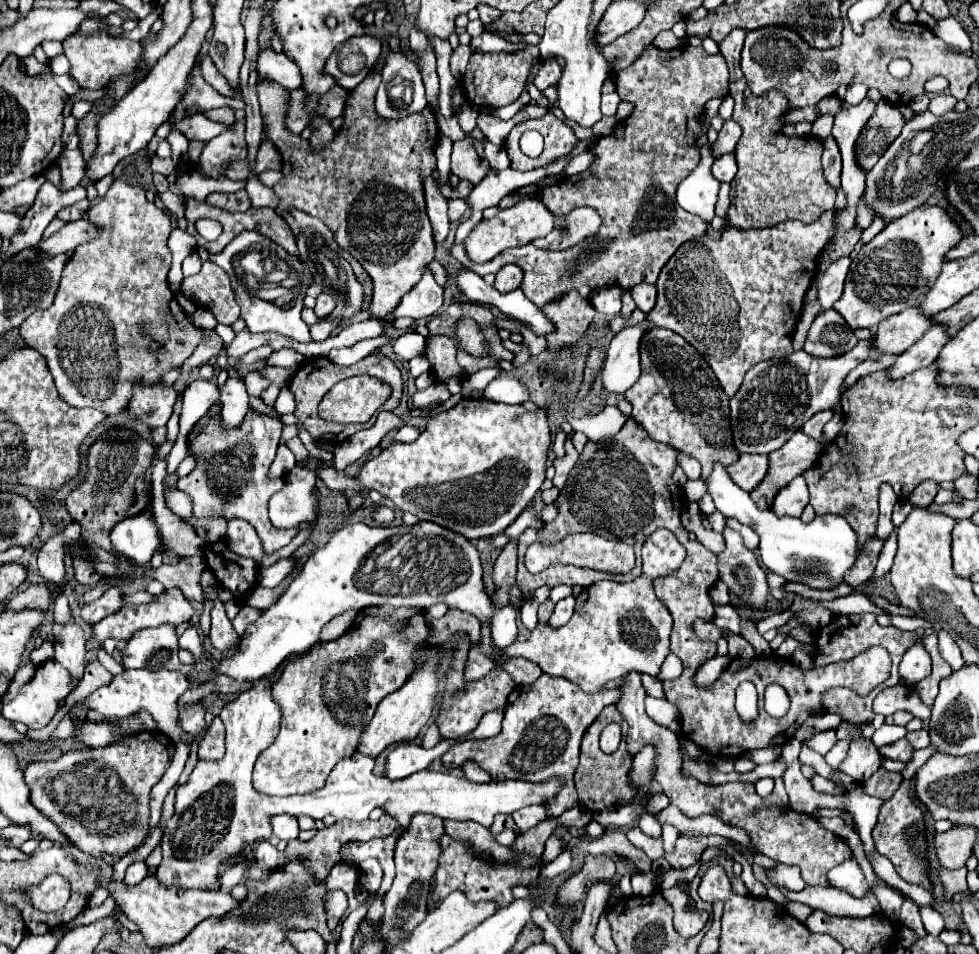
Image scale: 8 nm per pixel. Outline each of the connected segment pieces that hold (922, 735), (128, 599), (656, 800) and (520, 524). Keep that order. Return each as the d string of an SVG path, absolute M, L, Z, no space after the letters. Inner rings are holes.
M916 730L916 732L908 732L906 734L906 740L912 744L914 750L918 748L926 748L930 744L930 736L928 736L928 730Z
M139 591L135 594L126 594L123 598L123 605L131 604L145 604L154 600L156 596L149 594L147 591Z
M652 792L648 798L650 798L650 800L648 800L648 806L646 806L648 814L660 812L660 810L664 810L664 808L669 805L669 799L666 798L662 792Z
M526 508L516 520L514 520L514 524L504 532L508 538L518 538L528 526L534 526L534 528L540 528L542 526L542 520L538 518L538 514L536 514L536 510L532 510L532 508Z

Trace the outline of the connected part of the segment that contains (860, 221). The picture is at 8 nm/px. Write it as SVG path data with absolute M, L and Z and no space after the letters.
M863 201L857 206L857 216L855 223L861 230L866 229L872 221L876 218L876 214L873 209L869 208Z

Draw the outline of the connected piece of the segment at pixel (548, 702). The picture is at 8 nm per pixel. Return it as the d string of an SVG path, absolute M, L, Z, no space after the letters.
M542 674L534 684L528 686L516 686L512 690L512 694L508 696L508 704L506 704L506 712L504 712L504 720L502 720L502 732L496 738L486 738L486 740L464 740L454 744L440 760L444 768L460 768L460 764L464 764L464 760L476 760L476 764L480 764L480 768L484 768L492 780L530 780L530 782L544 782L550 780L550 776L564 776L564 780L568 780L568 784L564 784L564 792L558 792L550 804L544 804L544 808L548 808L548 818L558 818L562 812L578 806L578 796L574 790L574 770L578 766L578 756L580 756L580 740L586 732L586 728L598 718L598 714L602 712L604 706L608 704L616 704L616 700L620 700L620 690L606 690L606 692L598 692L598 694L584 694L580 688L576 688L576 684L572 684L570 680L562 680L562 678L552 678L548 674Z

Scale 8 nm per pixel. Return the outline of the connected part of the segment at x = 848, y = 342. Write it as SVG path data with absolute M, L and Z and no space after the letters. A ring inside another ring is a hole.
M826 310L814 318L804 342L804 352L818 358L832 358L852 350L856 344L858 338L842 316L836 310Z

